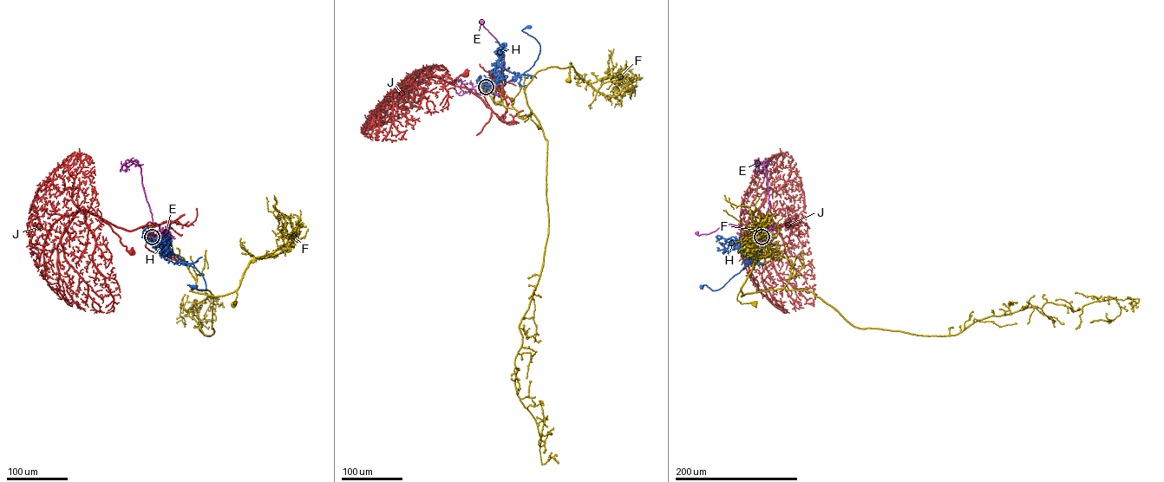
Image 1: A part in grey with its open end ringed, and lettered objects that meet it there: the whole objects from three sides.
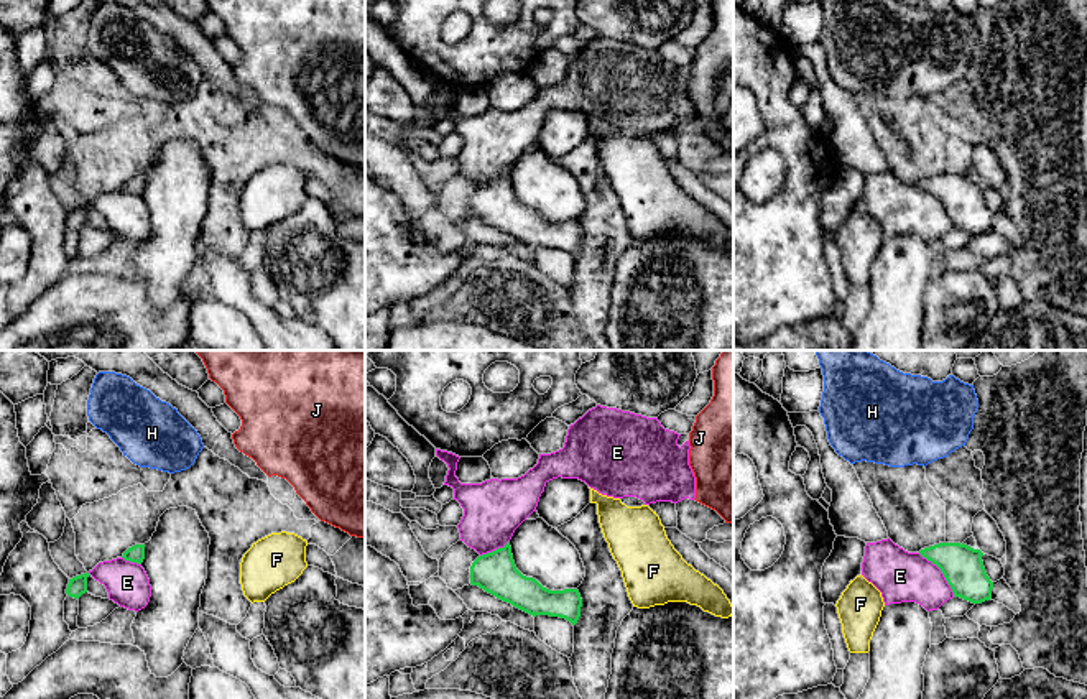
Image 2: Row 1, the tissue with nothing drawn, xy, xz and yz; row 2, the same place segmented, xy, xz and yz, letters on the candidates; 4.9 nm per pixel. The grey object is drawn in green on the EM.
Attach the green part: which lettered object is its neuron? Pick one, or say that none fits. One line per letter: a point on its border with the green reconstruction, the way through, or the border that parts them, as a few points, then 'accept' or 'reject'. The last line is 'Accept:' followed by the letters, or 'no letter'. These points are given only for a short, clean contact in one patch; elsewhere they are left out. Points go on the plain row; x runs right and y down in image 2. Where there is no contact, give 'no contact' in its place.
E: meets green in yz at (941, 203); reject
F: no contact; reject
H: no contact; reject
J: no contact; reject
Accept: no letter

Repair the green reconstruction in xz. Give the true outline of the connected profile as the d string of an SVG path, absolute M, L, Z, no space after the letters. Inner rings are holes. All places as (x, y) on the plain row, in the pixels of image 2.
M510 173L472 194L470 215L533 248L559 248L572 257L581 248L582 230L579 222L549 222L536 211L523 207L515 197Z

